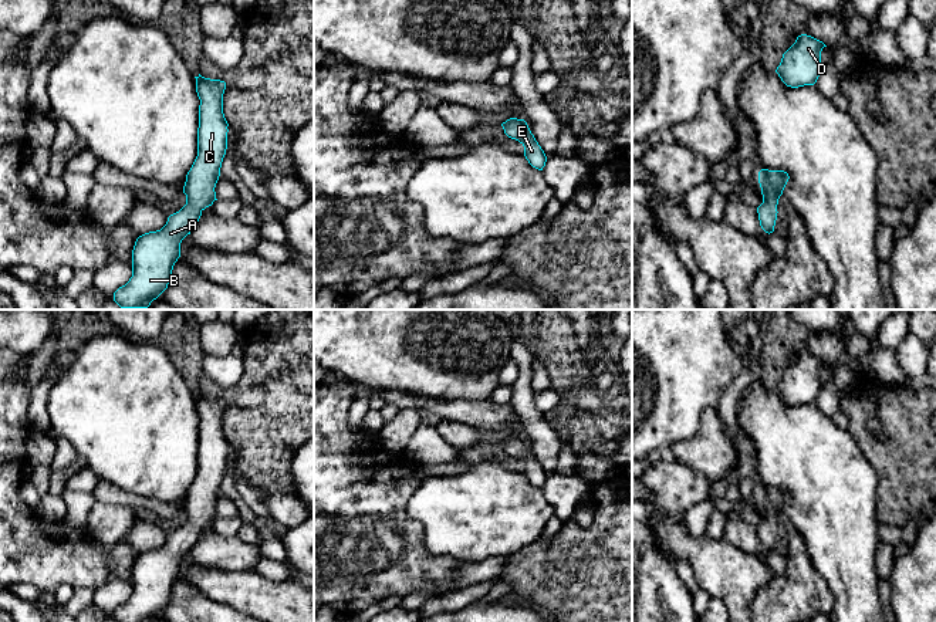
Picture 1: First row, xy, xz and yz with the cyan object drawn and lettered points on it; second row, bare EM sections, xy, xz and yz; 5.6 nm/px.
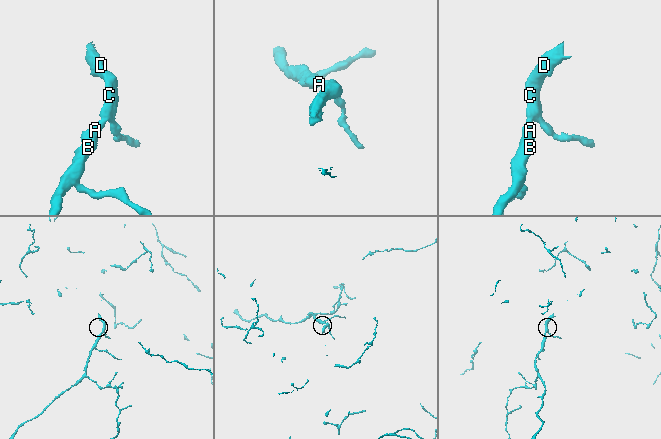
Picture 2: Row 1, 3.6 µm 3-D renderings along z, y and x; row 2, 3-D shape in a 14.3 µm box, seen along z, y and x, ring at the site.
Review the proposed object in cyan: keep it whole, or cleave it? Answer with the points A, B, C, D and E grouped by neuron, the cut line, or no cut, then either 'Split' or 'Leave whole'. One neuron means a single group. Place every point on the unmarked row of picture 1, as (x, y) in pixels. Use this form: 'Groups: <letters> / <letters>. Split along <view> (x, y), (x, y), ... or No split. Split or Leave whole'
Groups: A B C D E. No split. Leave whole

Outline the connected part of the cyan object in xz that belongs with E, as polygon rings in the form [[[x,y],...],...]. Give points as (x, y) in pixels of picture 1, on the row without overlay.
[[[510,436],[501,444],[508,456],[518,459],[524,464],[524,474],[528,481],[543,489],[547,474],[531,452],[527,440],[524,437]]]

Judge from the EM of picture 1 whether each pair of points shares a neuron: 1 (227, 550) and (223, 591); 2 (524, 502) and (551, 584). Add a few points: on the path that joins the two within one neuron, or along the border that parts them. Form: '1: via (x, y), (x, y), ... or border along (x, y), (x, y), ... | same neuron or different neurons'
1: border along (198, 563), (206, 567), (254, 571) | different neurons
2: border along (539, 538), (507, 555) | different neurons

